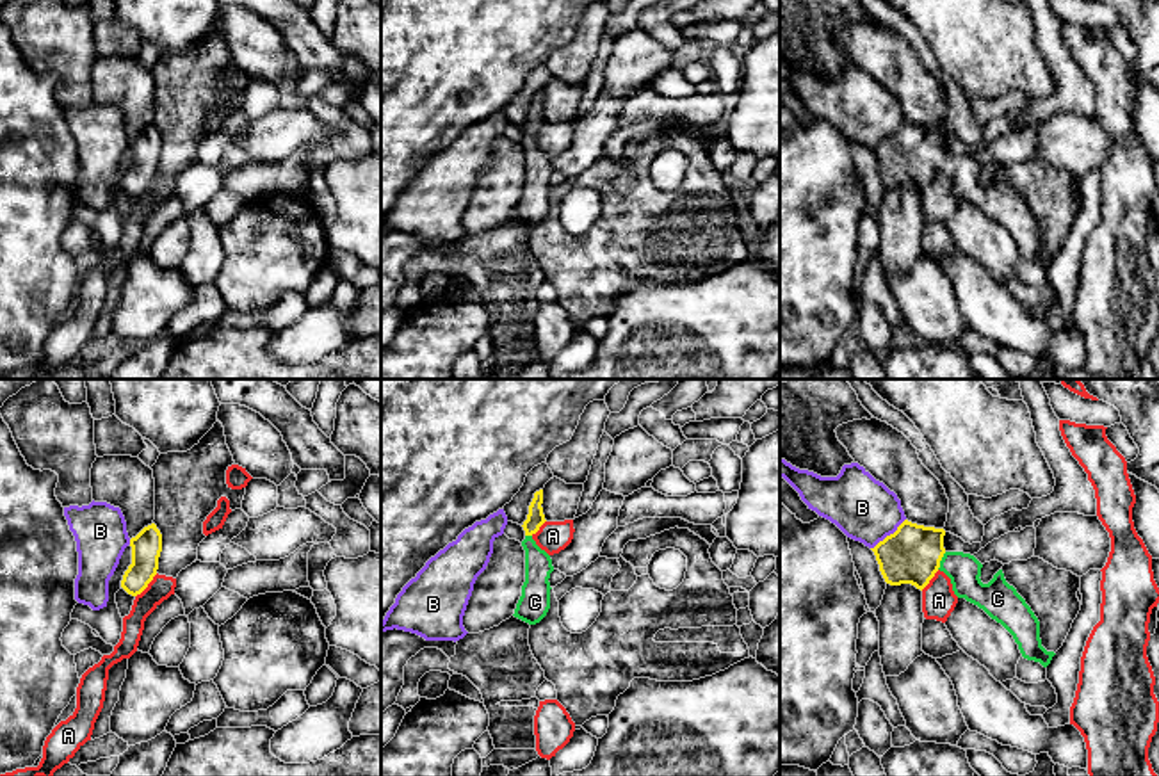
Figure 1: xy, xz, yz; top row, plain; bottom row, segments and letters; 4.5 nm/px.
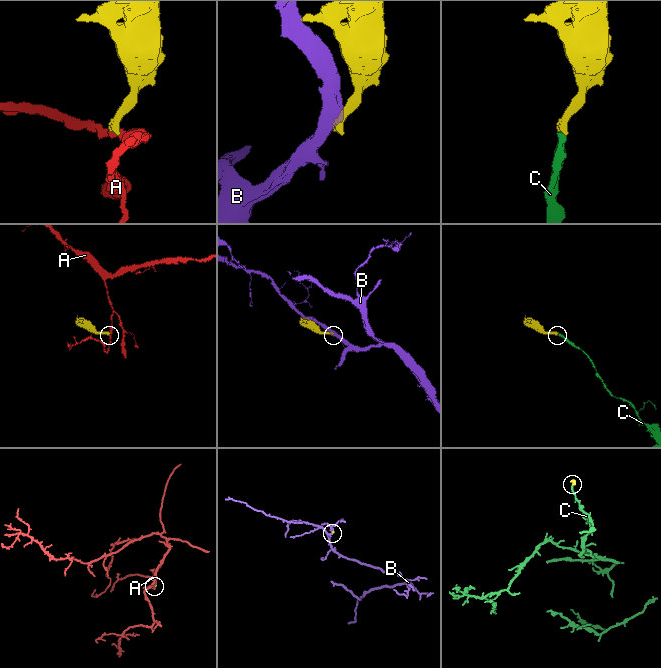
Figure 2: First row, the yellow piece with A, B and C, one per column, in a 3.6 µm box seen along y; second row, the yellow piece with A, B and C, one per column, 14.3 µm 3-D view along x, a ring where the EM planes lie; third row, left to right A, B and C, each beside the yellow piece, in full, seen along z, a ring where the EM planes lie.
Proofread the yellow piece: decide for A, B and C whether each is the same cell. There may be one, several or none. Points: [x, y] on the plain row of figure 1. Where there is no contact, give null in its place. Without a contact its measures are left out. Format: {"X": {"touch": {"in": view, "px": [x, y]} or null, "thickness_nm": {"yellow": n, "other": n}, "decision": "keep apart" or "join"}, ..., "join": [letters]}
{"A": {"touch": {"in": "xy", "px": [146, 187]}, "thickness_nm": {"yellow": 140, "other": 110}, "decision": "keep apart"}, "B": {"touch": {"in": "yz", "px": [891, 136]}, "thickness_nm": {"yellow": 260, "other": 280}, "decision": "keep apart"}, "C": {"touch": {"in": "yz", "px": [940, 161]}, "thickness_nm": {"yellow": 260, "other": 150}, "decision": "join"}, "join": ["C"]}

